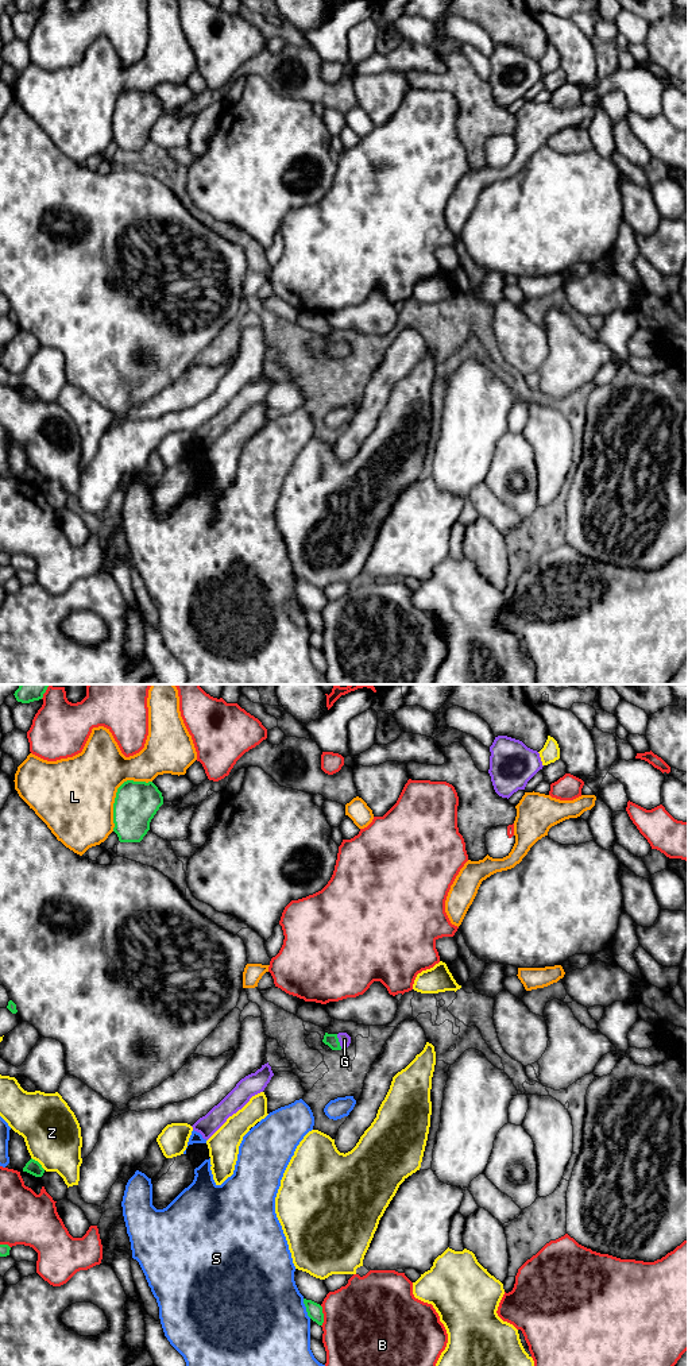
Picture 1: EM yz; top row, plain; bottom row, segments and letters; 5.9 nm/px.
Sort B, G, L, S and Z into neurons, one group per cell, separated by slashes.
B / G / L / S / Z

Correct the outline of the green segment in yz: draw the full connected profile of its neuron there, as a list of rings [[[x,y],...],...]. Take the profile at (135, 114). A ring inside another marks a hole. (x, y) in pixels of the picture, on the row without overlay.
[[[124,90],[117,97],[113,112],[113,140],[119,150],[140,151],[162,113],[162,101],[152,90]]]

